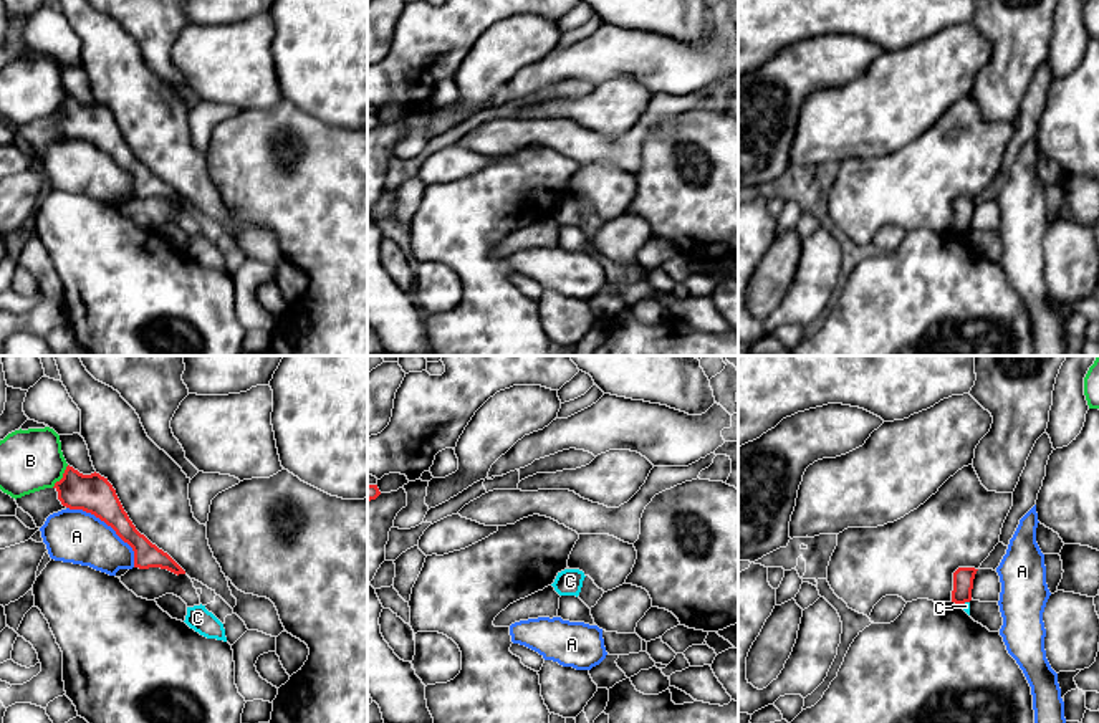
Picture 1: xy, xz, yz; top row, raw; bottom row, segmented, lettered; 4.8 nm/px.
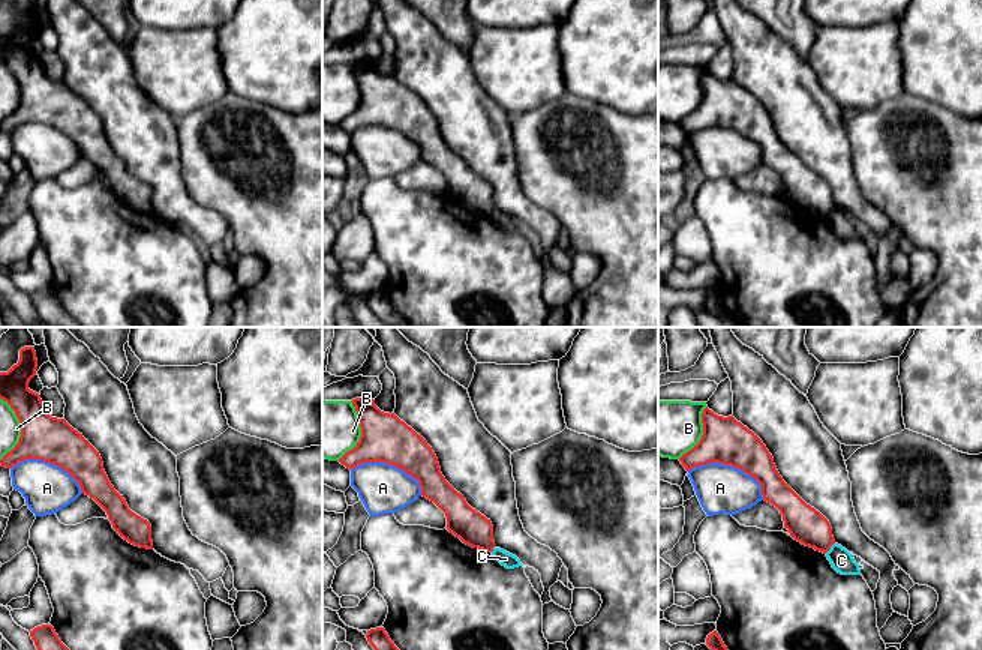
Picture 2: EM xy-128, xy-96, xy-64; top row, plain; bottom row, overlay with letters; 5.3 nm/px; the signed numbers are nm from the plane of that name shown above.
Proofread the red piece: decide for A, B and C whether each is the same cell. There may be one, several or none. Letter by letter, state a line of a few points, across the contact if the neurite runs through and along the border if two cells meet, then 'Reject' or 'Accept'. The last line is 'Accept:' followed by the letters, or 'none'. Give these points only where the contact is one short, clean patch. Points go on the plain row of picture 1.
A: Reject
B: Reject
C: Line: yz (969, 230), (960, 235). Reject
Accept: none

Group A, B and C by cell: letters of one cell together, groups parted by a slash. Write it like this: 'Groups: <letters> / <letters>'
Groups: A / B / C

